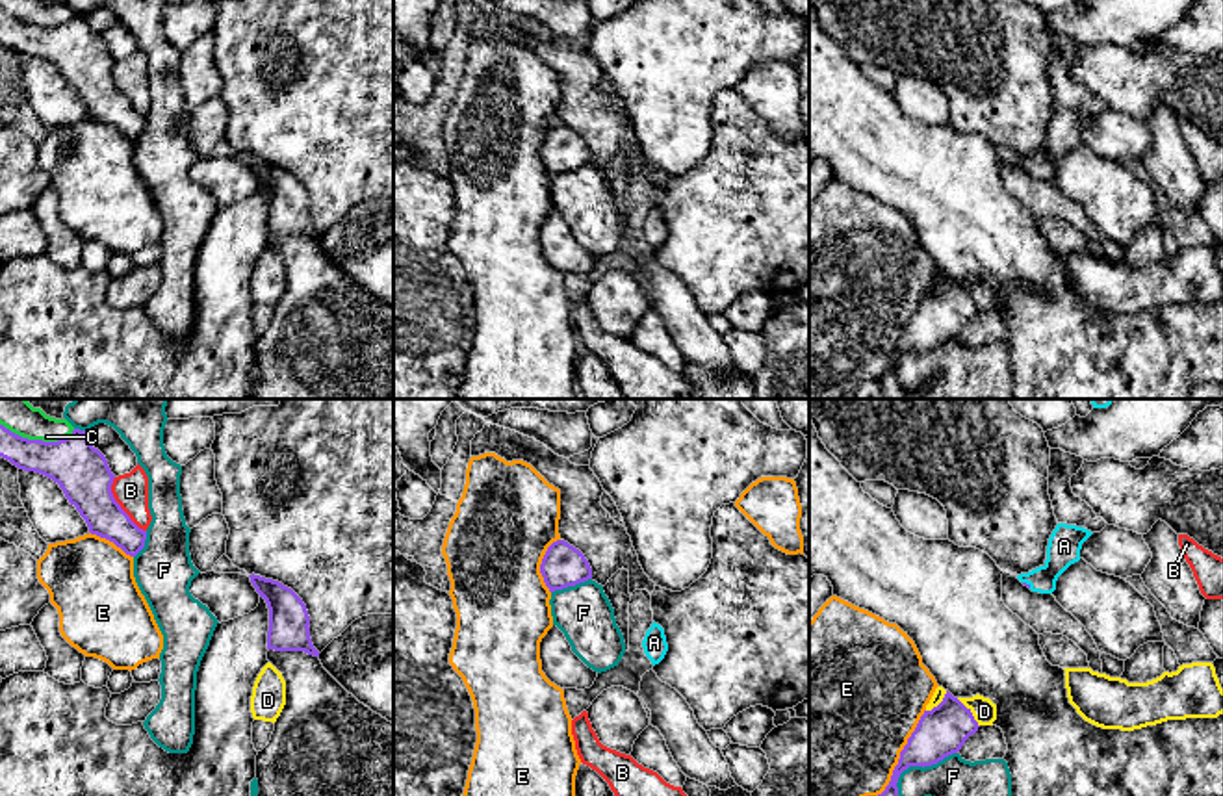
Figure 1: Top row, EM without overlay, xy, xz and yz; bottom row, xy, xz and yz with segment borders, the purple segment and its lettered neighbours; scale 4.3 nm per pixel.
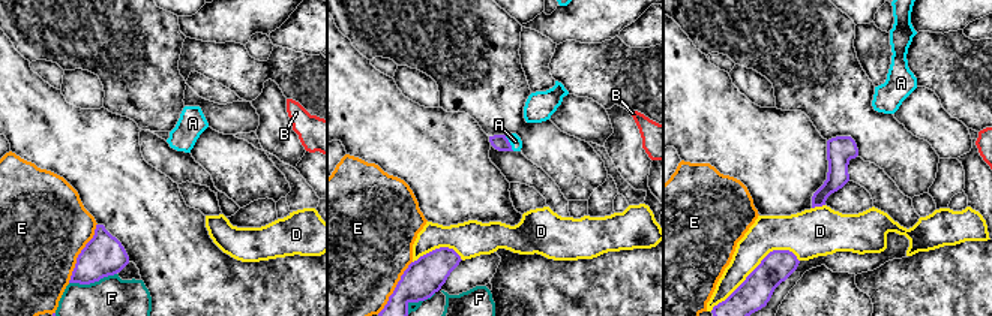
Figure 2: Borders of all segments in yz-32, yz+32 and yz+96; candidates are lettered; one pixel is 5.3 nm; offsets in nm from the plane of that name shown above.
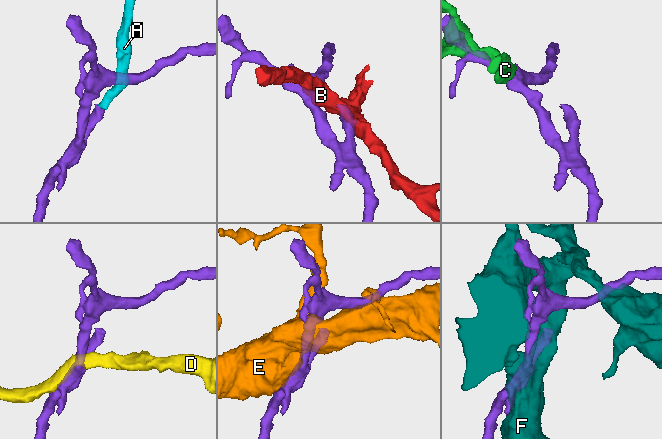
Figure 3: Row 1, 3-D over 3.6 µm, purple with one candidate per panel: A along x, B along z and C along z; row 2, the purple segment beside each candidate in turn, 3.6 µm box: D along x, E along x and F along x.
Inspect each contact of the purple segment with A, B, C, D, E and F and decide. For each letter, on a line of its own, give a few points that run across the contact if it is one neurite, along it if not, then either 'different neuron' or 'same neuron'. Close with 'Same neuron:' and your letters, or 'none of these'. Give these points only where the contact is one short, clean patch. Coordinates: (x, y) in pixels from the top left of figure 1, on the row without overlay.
A: line yz (1023, 167), (1025, 167), (1038, 164), (1064, 130); same neuron
B: different neuron
C: different neuron
D: different neuron
E: different neuron
F: different neuron
Same neuron: A

